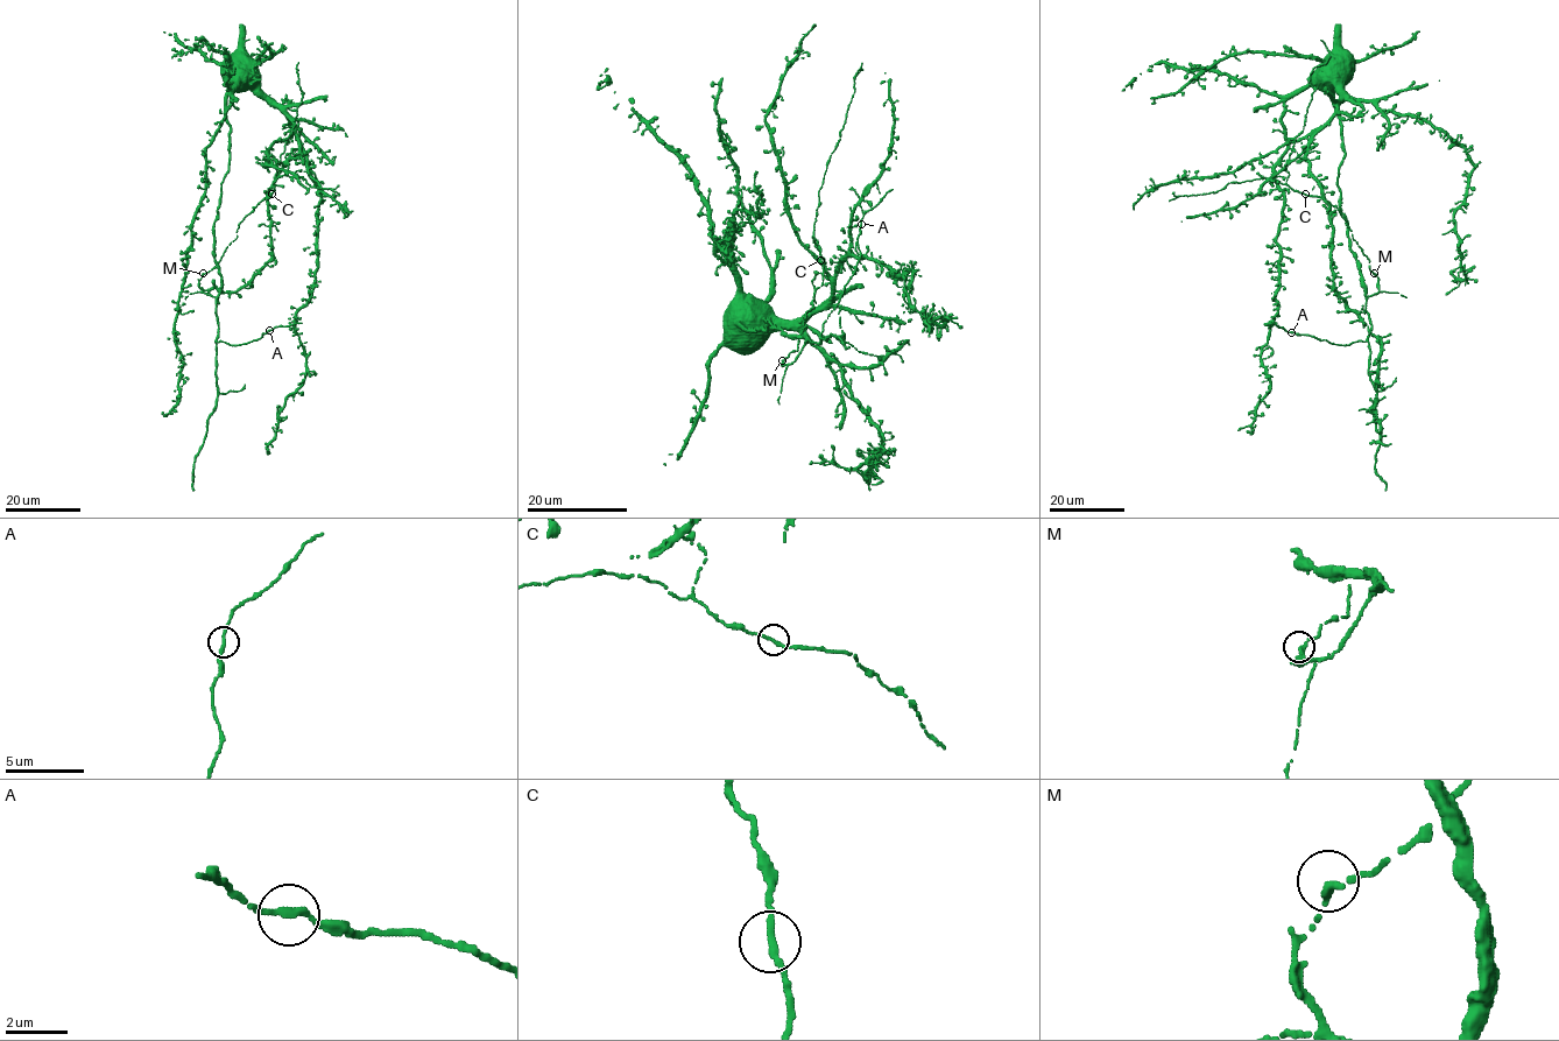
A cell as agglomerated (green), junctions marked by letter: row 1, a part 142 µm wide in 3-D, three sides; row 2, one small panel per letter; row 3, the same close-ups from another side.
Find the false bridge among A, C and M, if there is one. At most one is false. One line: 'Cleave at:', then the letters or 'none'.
Cleave at: none

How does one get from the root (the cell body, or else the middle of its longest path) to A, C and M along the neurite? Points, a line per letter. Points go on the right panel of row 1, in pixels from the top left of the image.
A: (1327, 79), (1345, 150), (1338, 181), (1340, 209), (1361, 276), (1371, 330), (1366, 340), (1345, 345), (1291, 332)
C: (1327, 79), (1337, 79), (1339, 107), (1323, 126), (1295, 141), (1285, 168), (1289, 174), (1285, 184), (1305, 194)
M: (1327, 79), (1345, 150), (1338, 181), (1340, 209), (1367, 296), (1380, 292), (1374, 273)

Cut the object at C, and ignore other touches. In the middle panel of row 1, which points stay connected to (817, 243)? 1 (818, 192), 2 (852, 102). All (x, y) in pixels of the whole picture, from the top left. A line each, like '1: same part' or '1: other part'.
1: same part
2: same part

